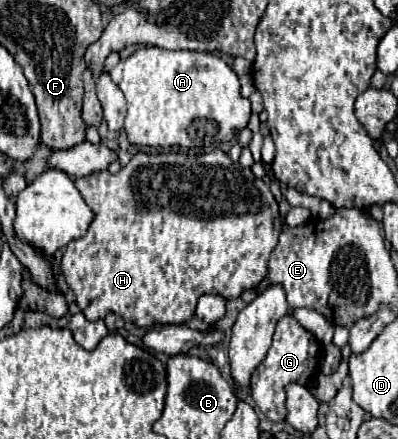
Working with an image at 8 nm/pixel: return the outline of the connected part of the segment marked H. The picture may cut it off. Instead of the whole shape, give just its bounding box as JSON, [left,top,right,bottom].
[62,149,280,327]

